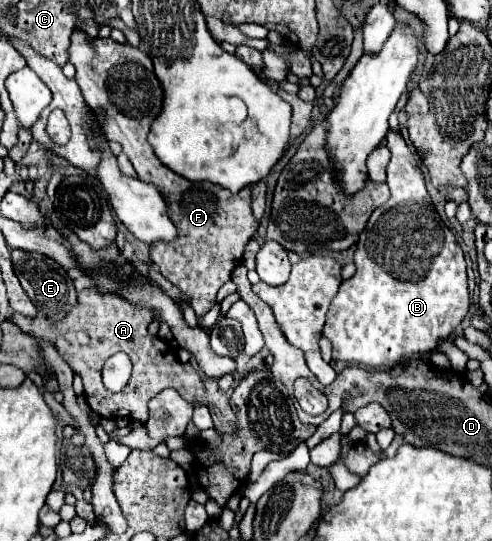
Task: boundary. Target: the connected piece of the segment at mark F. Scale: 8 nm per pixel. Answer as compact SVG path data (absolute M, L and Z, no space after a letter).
M75 31L71 37L69 61L77 69L75 81L89 107L95 111L105 109L103 131L107 139L119 141L139 179L153 183L167 201L169 217L177 227L177 239L173 243L151 243L149 259L159 267L163 277L191 295L191 307L197 313L197 319L201 319L217 303L215 297L219 287L231 277L235 263L243 257L247 241L259 227L251 213L251 187L231 193L221 185L193 183L173 173L157 159L147 143L147 133L161 109L163 91L145 51L129 43L115 43L111 37L95 39L95 47L91 47L87 37L81 31Z

